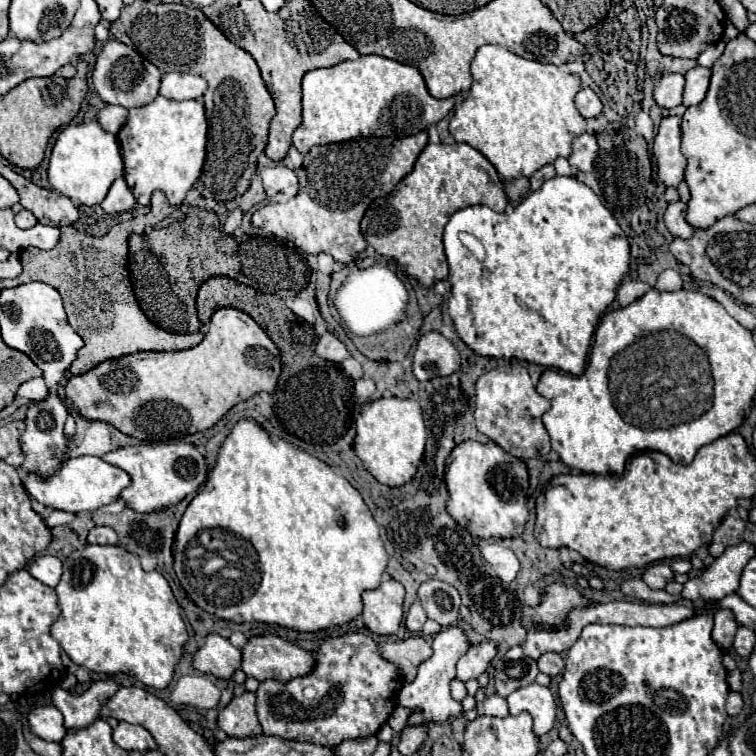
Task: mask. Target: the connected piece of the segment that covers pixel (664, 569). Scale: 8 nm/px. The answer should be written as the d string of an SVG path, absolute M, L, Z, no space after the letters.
M651 564L651 566L647 566L647 570L643 572L641 578L649 588L657 590L657 588L663 588L667 582L671 582L673 576L675 574L671 572L671 568L667 564Z

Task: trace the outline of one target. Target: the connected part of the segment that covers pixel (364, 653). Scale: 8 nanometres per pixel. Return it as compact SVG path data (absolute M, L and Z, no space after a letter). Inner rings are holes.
M345 634L339 638L329 638L317 650L315 660L317 664L313 672L307 676L289 680L285 684L275 680L259 684L255 696L257 696L257 718L263 728L263 734L279 736L285 740L311 742L317 746L339 746L339 742L349 738L365 738L377 734L395 708L395 694L401 686L401 680L397 676L397 668L381 658L373 638L367 634ZM307 688L313 690L311 698L305 694Z

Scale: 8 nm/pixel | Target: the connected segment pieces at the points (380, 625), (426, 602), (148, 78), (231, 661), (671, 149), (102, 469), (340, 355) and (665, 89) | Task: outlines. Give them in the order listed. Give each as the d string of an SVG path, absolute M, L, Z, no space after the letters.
M385 574L383 582L375 590L363 594L363 620L373 634L395 634L403 620L403 596L405 590L399 582Z
M427 580L419 588L419 600L427 612L427 616L439 622L443 628L455 624L459 620L459 592L441 580Z
M109 40L105 42L101 54L97 56L97 62L93 66L93 88L97 96L105 104L117 104L123 108L139 108L155 100L159 94L159 80L161 72L157 66L153 66L149 60L141 58L135 50L131 50L127 44L119 40Z
M209 634L205 638L205 644L197 650L193 666L205 674L229 680L241 666L241 650L237 650L229 640L217 634Z
M667 116L661 120L655 142L653 156L657 160L657 176L665 186L677 188L683 182L683 170L687 166L681 150L681 118Z
M97 456L69 458L67 462L63 462L61 470L51 478L39 478L35 474L29 474L27 478L23 478L25 490L35 500L39 500L41 504L45 504L49 508L67 510L67 512L73 512L73 514L91 512L91 510L97 510L105 504L115 502L119 498L121 490L127 488L129 484L131 484L131 476L125 470L121 470L113 464L107 464L105 460L101 460Z
M329 332L321 336L321 340L317 342L315 352L317 352L317 356L321 356L321 358L325 358L329 362L337 362L337 364L351 356L349 350L343 346L343 342L337 336L329 334Z
M663 74L655 84L655 102L661 108L675 108L681 104L685 78L683 74Z

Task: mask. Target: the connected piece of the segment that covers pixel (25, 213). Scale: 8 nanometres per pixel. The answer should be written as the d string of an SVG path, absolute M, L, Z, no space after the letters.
M21 210L17 216L15 216L15 224L19 226L19 228L33 228L35 224L37 224L37 218L29 212L29 210Z

